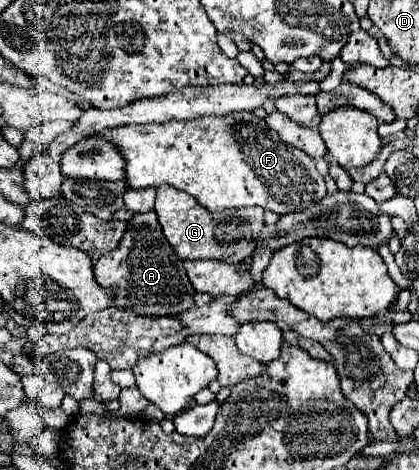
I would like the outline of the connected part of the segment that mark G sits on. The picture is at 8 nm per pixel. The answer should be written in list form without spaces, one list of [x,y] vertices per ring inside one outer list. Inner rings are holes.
[[[161,184],[157,188],[157,200],[155,200],[155,212],[159,216],[159,224],[163,228],[163,234],[167,242],[173,246],[177,256],[181,260],[207,260],[207,258],[219,258],[225,262],[239,262],[251,256],[251,252],[257,246],[257,234],[261,232],[261,226],[265,226],[263,220],[263,208],[253,210],[235,210],[235,214],[225,216],[225,220],[213,220],[213,214],[209,210],[201,208],[193,196],[169,186]]]

